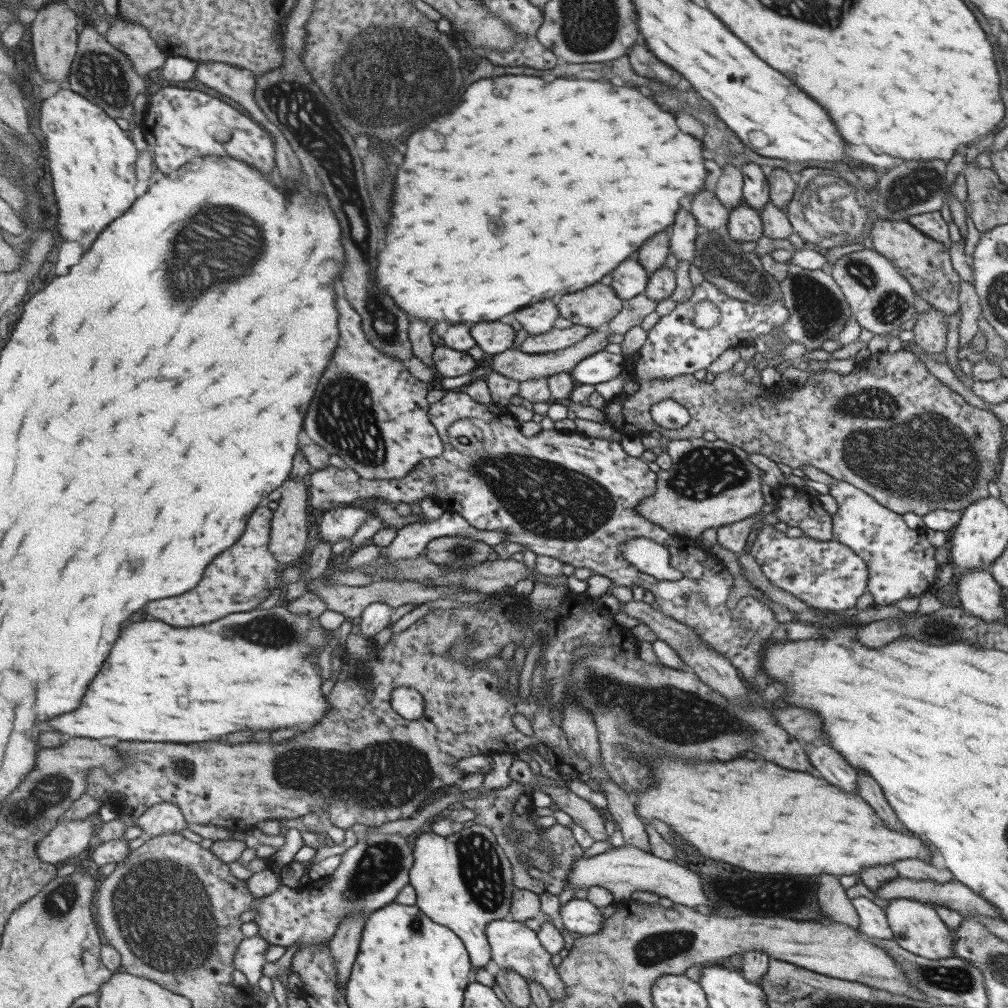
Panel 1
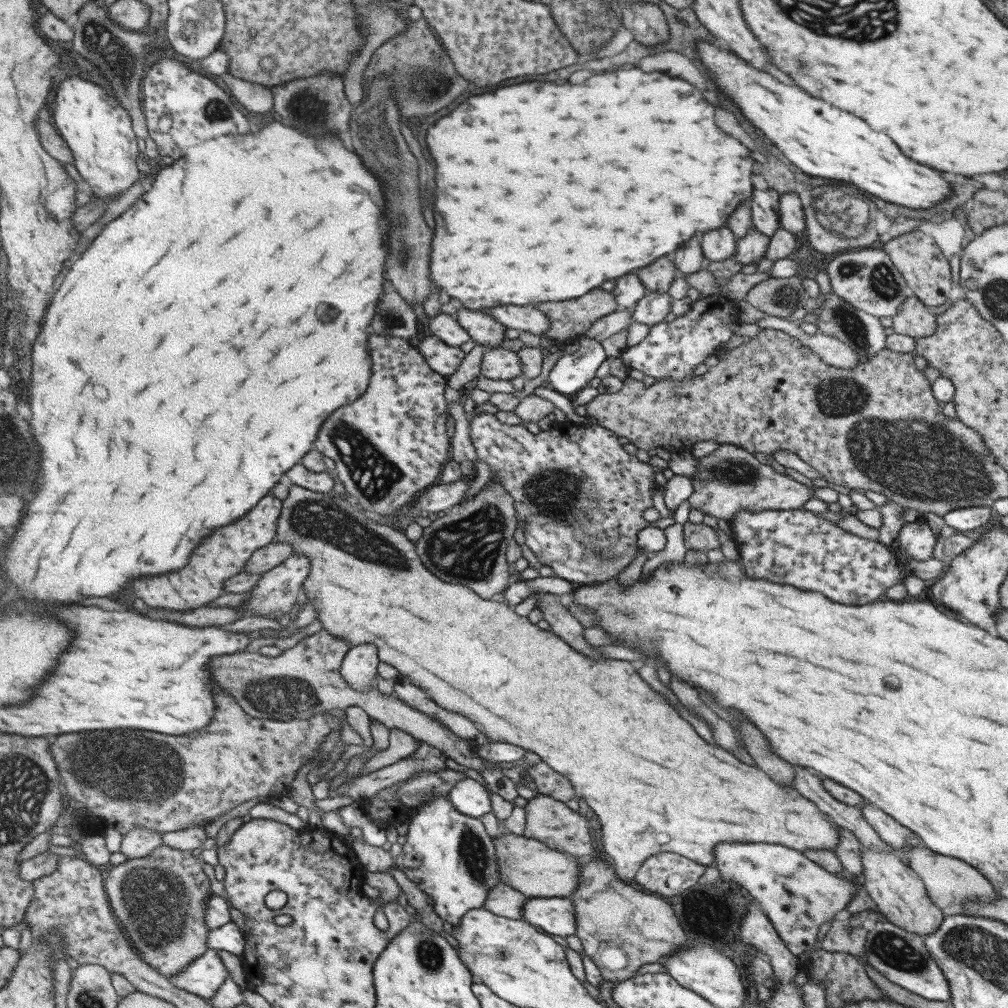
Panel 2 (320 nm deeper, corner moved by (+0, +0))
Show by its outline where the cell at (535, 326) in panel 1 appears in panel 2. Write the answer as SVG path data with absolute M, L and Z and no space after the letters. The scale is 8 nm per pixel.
M497 306L491 308L491 314L508 328L531 334L543 335L550 327L550 319L543 312L539 312L534 306Z

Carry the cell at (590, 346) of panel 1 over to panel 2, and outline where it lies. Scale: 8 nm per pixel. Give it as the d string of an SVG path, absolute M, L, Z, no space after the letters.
M495 347L485 353L482 364L483 377L493 380L511 380L518 374L521 374L521 367L516 352Z

